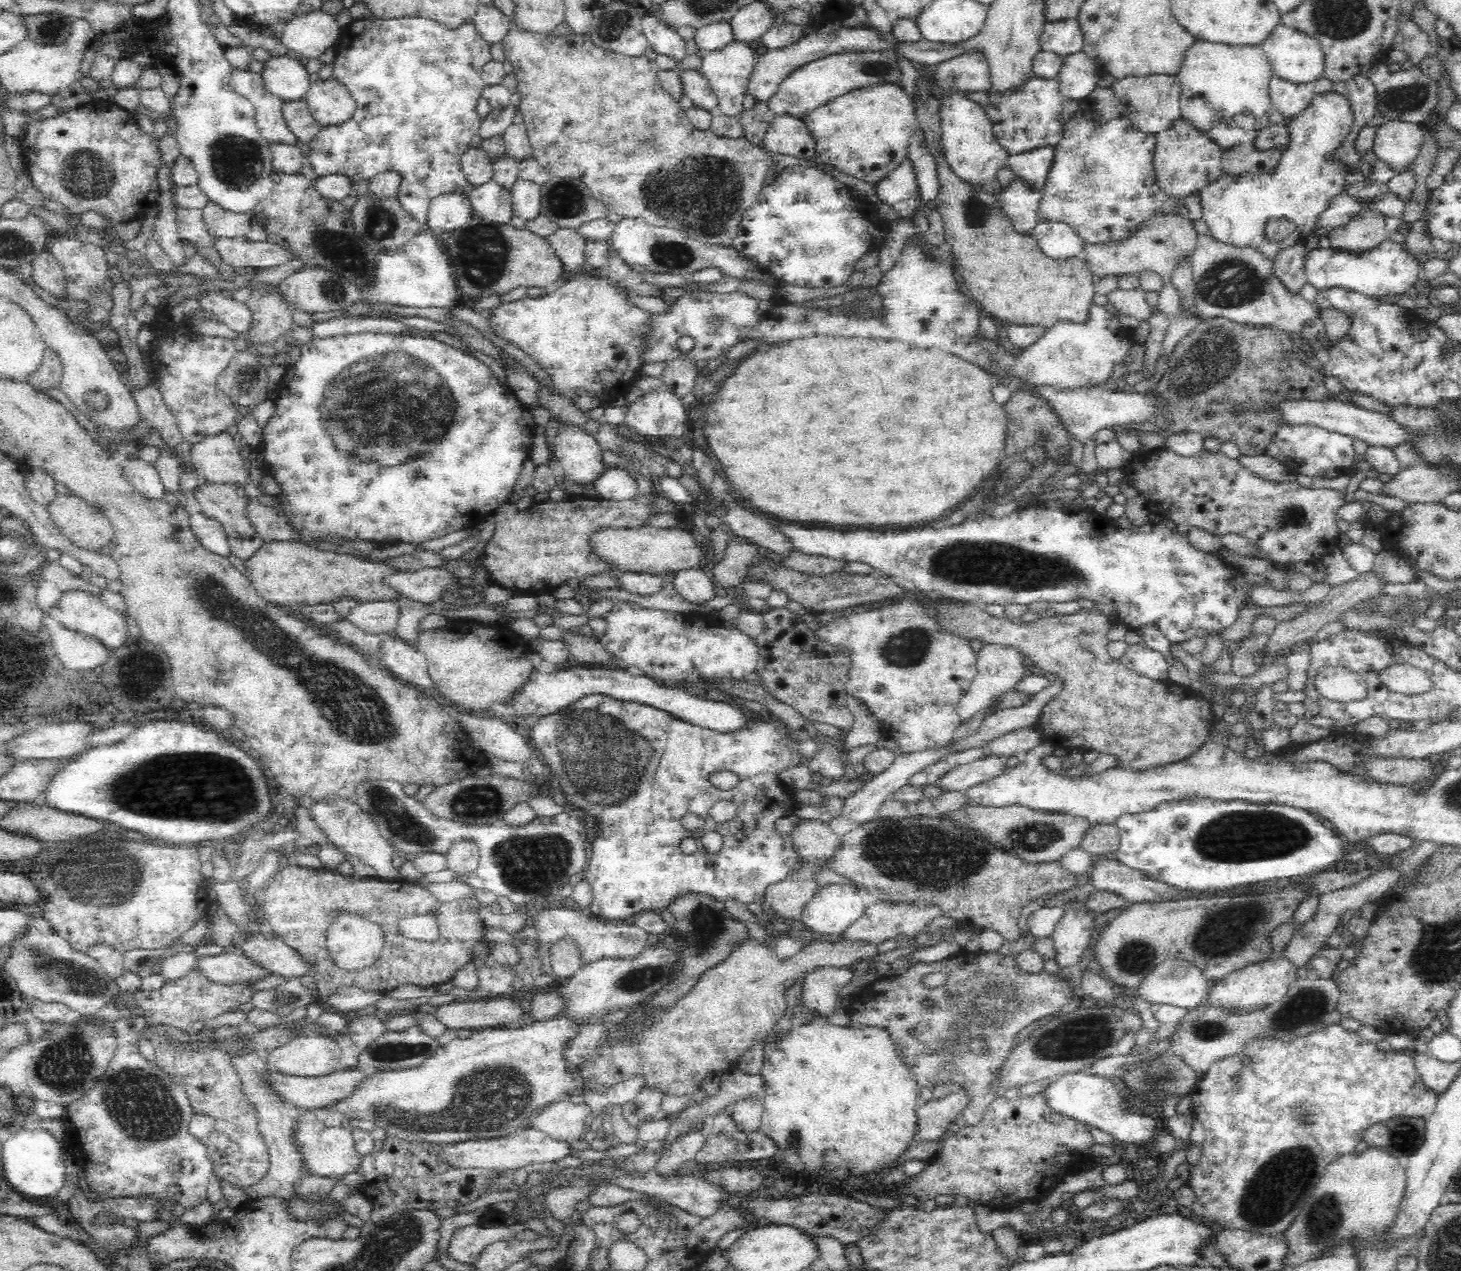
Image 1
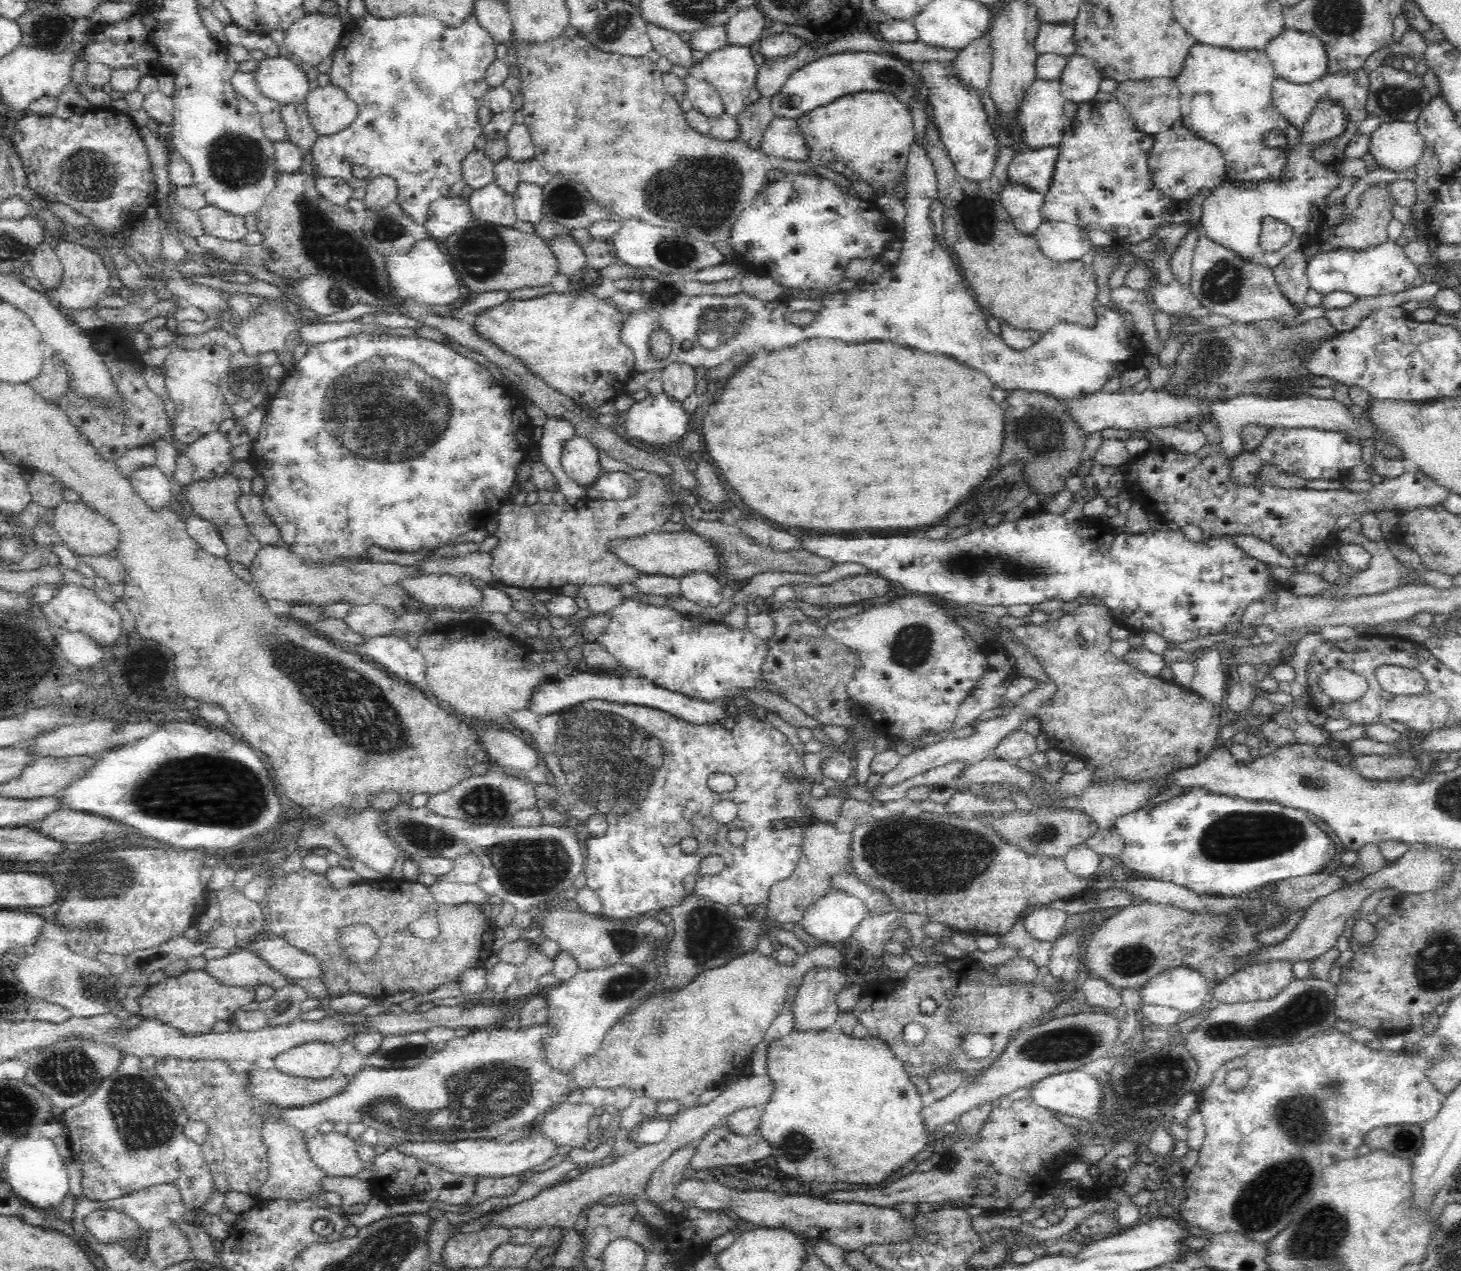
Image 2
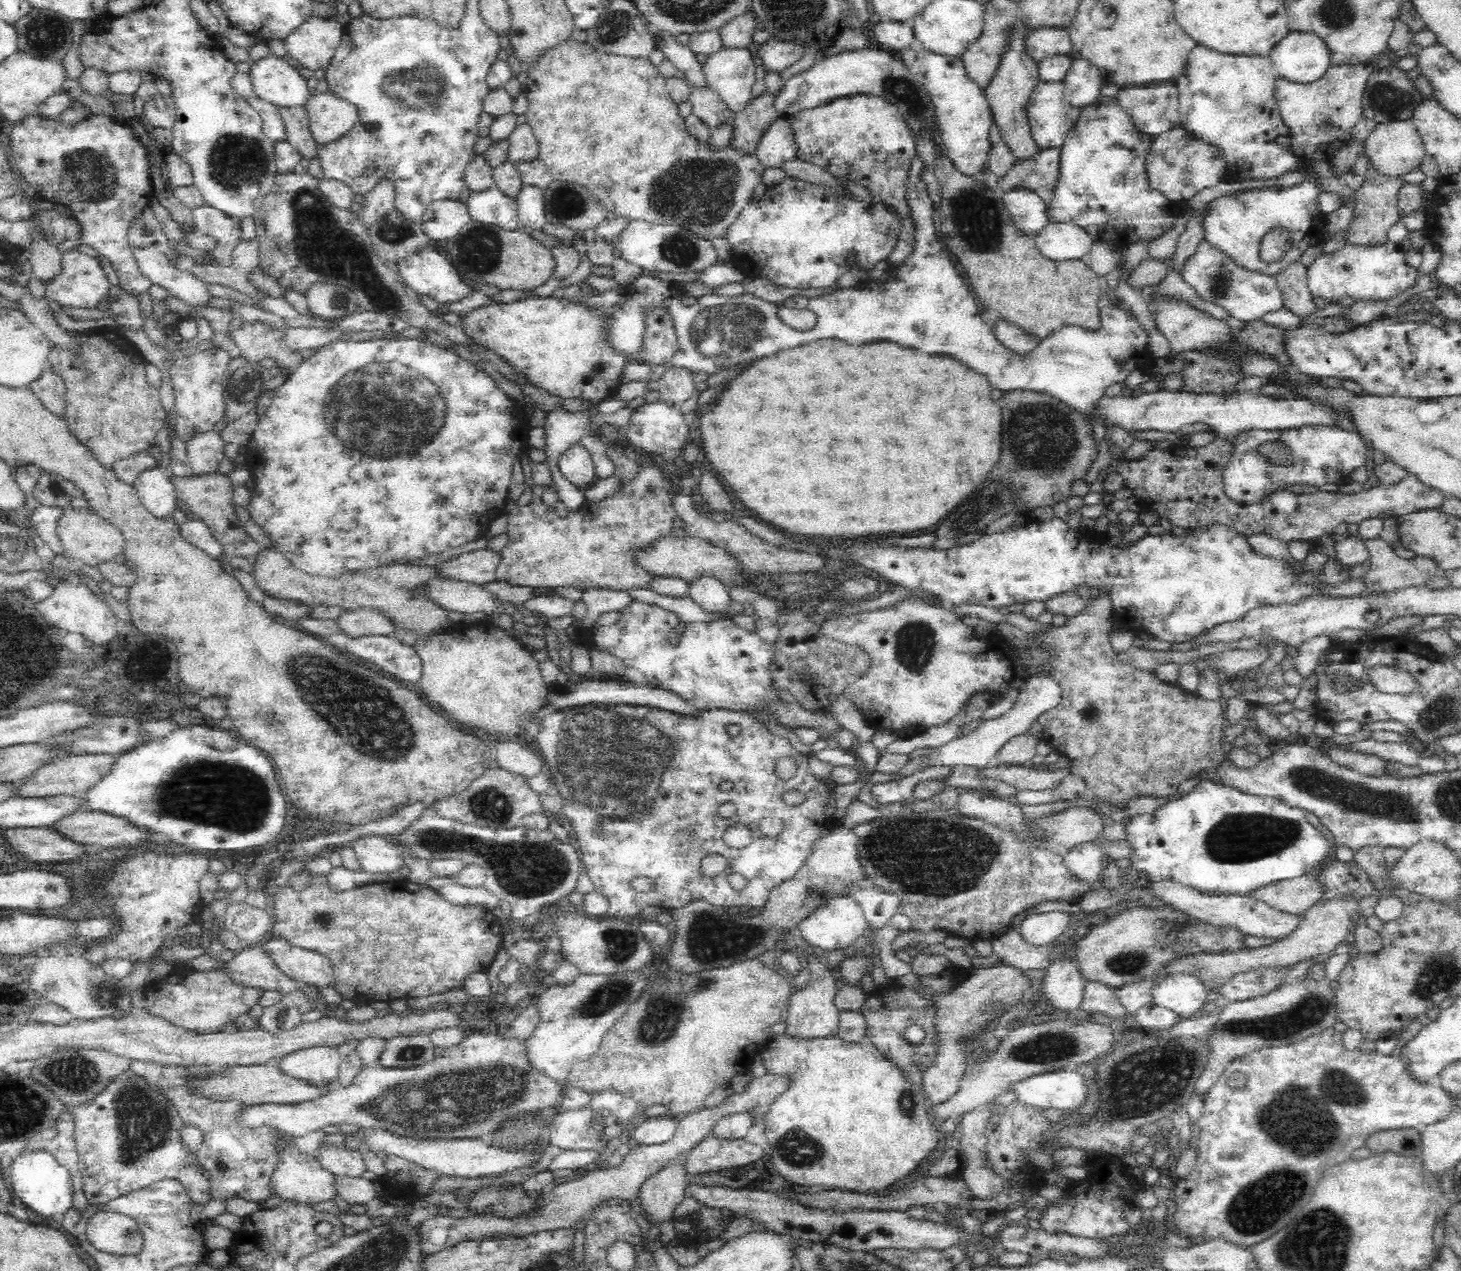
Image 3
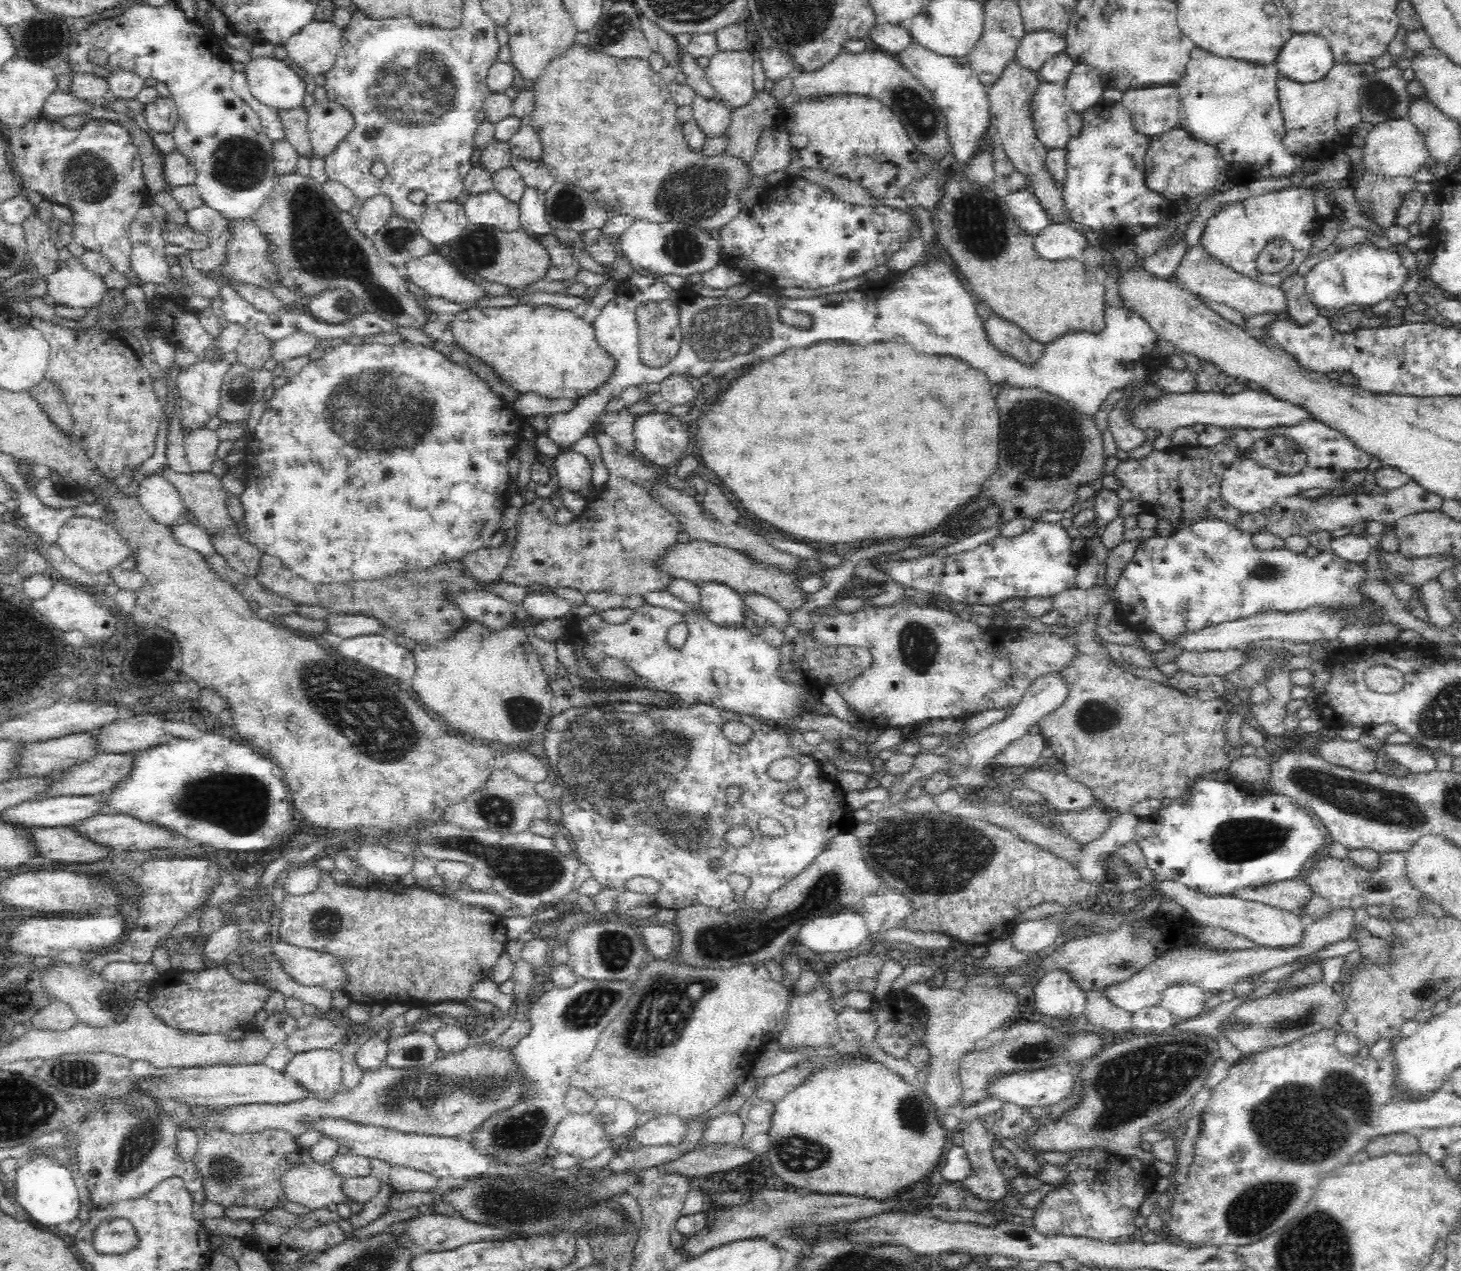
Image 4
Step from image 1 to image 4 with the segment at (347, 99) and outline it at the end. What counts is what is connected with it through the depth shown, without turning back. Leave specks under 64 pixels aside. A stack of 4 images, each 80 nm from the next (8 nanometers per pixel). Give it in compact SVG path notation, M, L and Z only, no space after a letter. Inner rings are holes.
M334 100L308 104L307 119L308 136L318 158L324 158L354 128L352 111Z

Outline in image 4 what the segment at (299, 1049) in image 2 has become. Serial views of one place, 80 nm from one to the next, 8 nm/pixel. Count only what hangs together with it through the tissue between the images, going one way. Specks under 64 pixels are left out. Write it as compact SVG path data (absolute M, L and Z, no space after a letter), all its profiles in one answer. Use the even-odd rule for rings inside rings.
M308 1050L294 1055L283 1072L310 1090L311 1095L329 1097L342 1088L342 1066L342 1054L336 1050Z

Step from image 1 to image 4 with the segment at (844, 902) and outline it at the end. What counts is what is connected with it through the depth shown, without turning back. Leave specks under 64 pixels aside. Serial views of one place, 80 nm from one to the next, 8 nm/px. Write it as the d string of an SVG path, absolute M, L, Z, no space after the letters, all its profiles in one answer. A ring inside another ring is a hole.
M849 906L804 922L796 937L800 944L816 954L850 952L867 938L870 938L870 933L863 915Z

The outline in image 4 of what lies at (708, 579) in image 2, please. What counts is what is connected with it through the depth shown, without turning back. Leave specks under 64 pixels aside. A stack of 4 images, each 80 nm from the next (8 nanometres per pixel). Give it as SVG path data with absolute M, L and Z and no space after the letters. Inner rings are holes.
M716 581L704 582L698 587L703 612L712 622L744 626L745 606L735 590Z

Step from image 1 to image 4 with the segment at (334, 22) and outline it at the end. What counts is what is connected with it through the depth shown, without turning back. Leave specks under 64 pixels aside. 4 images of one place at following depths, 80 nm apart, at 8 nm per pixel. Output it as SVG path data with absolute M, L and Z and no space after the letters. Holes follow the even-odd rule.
M316 19L293 34L284 45L288 61L301 73L324 75L341 47L343 28Z

